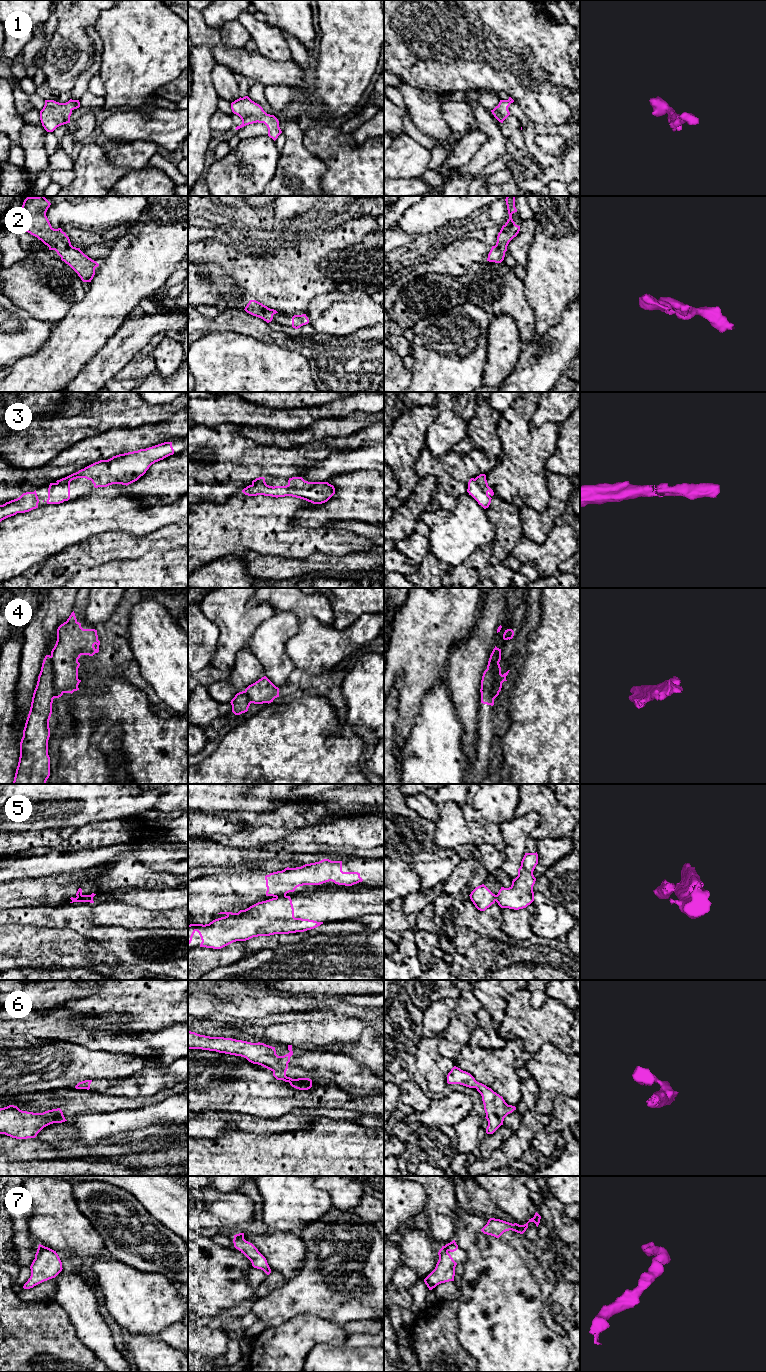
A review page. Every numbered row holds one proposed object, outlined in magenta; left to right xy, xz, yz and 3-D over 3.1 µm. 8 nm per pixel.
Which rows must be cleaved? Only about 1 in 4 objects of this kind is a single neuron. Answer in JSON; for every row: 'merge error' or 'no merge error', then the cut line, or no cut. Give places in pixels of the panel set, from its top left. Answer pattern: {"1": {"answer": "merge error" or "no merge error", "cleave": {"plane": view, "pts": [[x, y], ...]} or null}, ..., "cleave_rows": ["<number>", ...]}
{"1": {"answer": "no merge error", "cleave": null}, "2": {"answer": "no merge error", "cleave": null}, "3": {"answer": "no merge error", "cleave": null}, "4": {"answer": "merge error", "cleave": {"plane": "xy", "pts": [[50, 656], [54, 697]]}}, "5": {"answer": "merge error", "cleave": {"plane": "xy", "pts": [[85, 895], [80, 900], [72, 901]]}}, "6": {"answer": "merge error", "cleave": {"plane": "xz", "pts": [[273, 1070], [277, 1070], [285, 1076]]}}, "7": {"answer": "no merge error", "cleave": null}, "cleave_rows": ["4", "5", "6"]}

